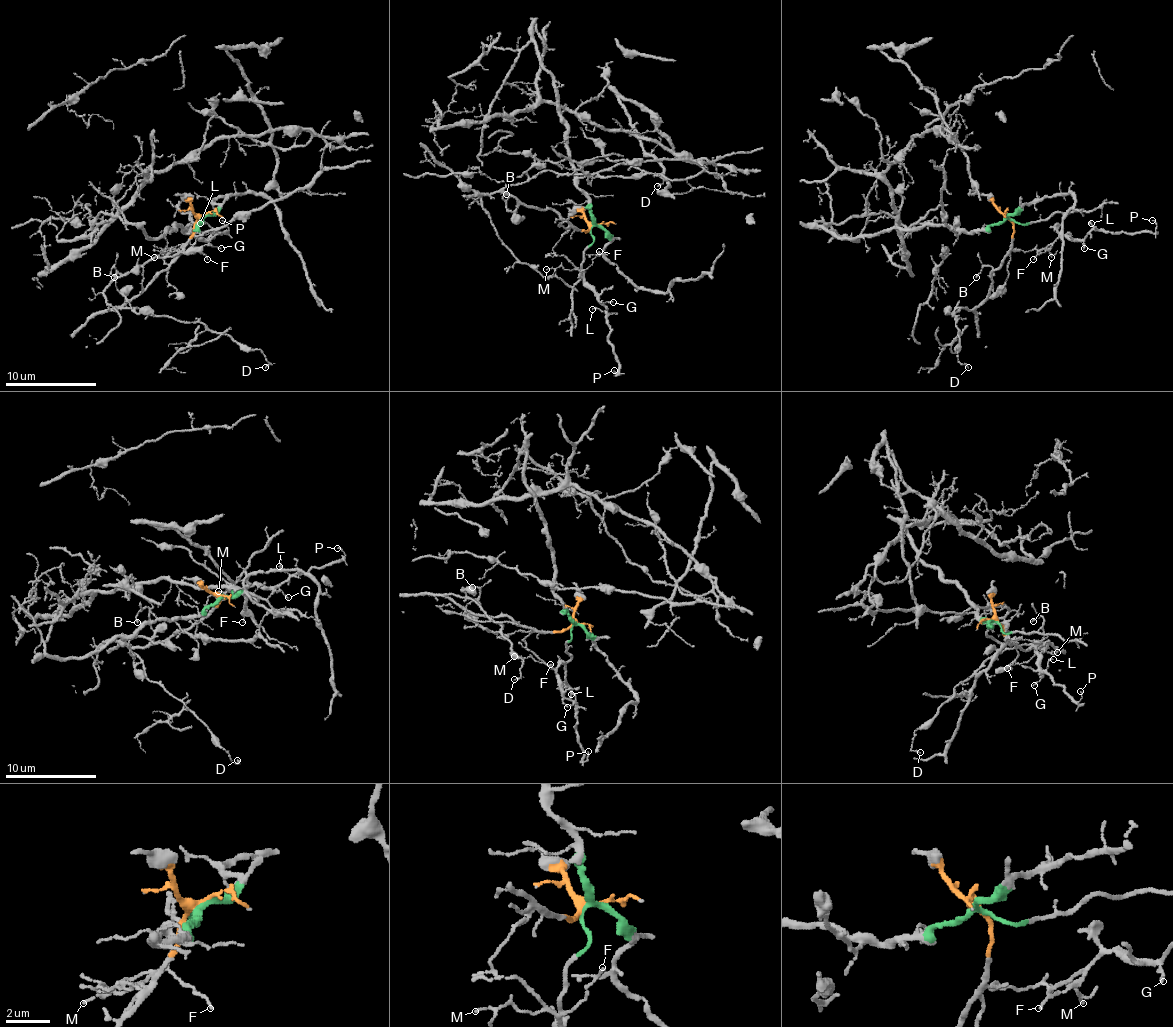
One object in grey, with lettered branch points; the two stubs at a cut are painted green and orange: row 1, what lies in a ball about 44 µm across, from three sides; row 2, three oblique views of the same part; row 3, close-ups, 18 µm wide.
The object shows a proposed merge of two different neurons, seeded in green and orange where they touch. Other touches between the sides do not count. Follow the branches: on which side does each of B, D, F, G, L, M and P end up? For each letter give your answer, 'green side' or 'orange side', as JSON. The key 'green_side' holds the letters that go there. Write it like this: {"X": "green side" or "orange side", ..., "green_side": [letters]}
{"B": "orange side", "D": "orange side", "F": "orange side", "G": "orange side", "L": "orange side", "M": "orange side", "P": "orange side", "green_side": []}

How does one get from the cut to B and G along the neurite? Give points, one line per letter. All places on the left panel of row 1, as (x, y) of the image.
B: (199, 216), (183, 251), (135, 296), (126, 299), (117, 289), (115, 269), (110, 269), (115, 278)
G: (199, 216), (193, 235), (181, 248), (161, 251), (170, 253), (193, 237), (220, 248)

